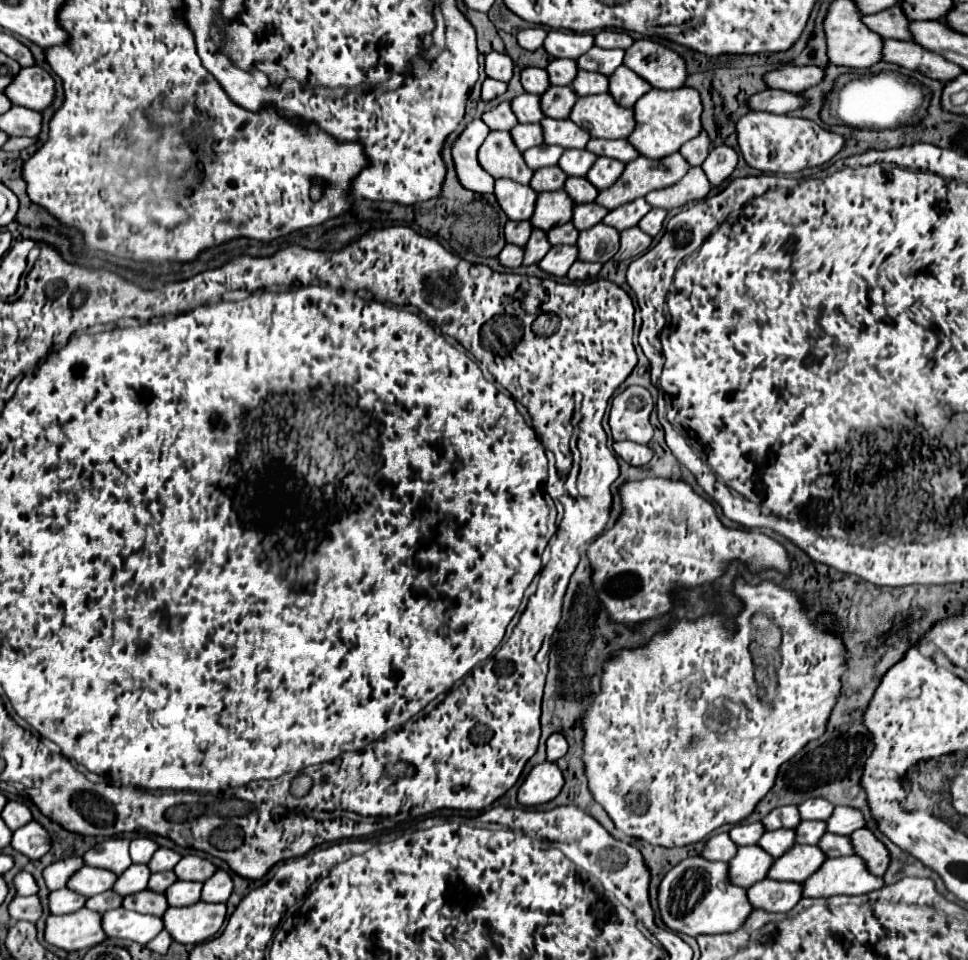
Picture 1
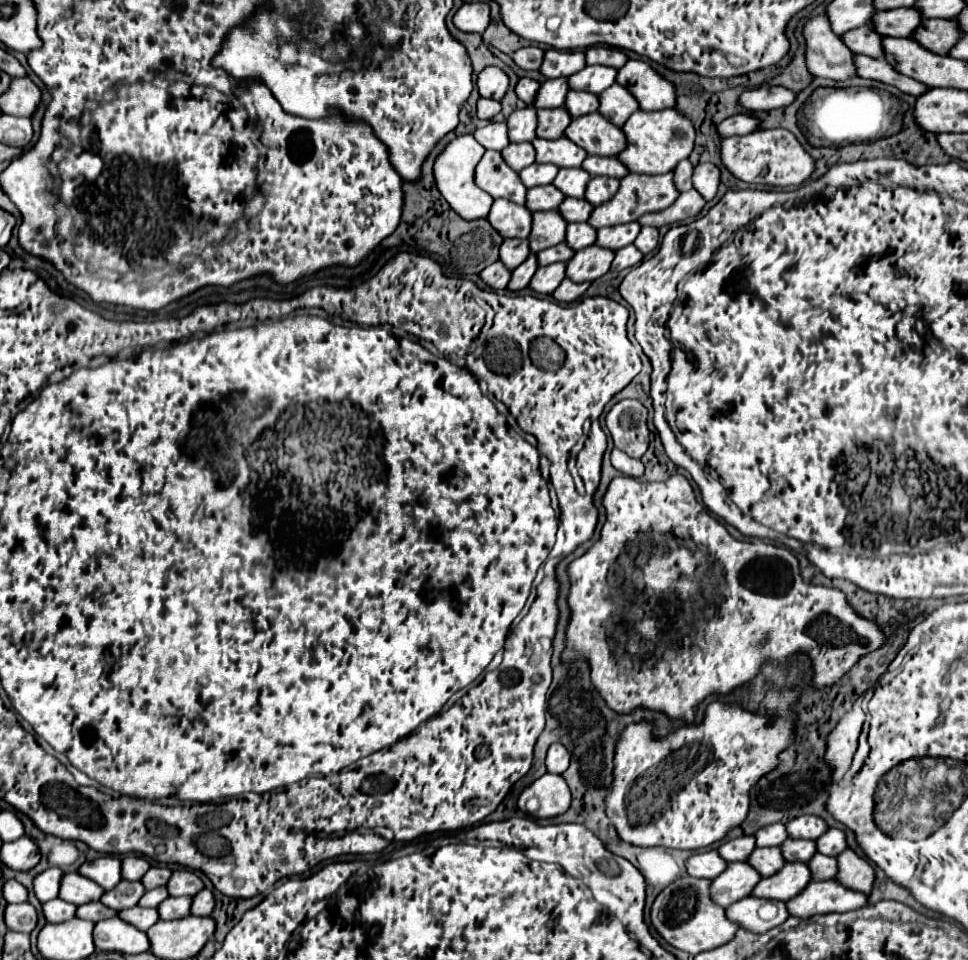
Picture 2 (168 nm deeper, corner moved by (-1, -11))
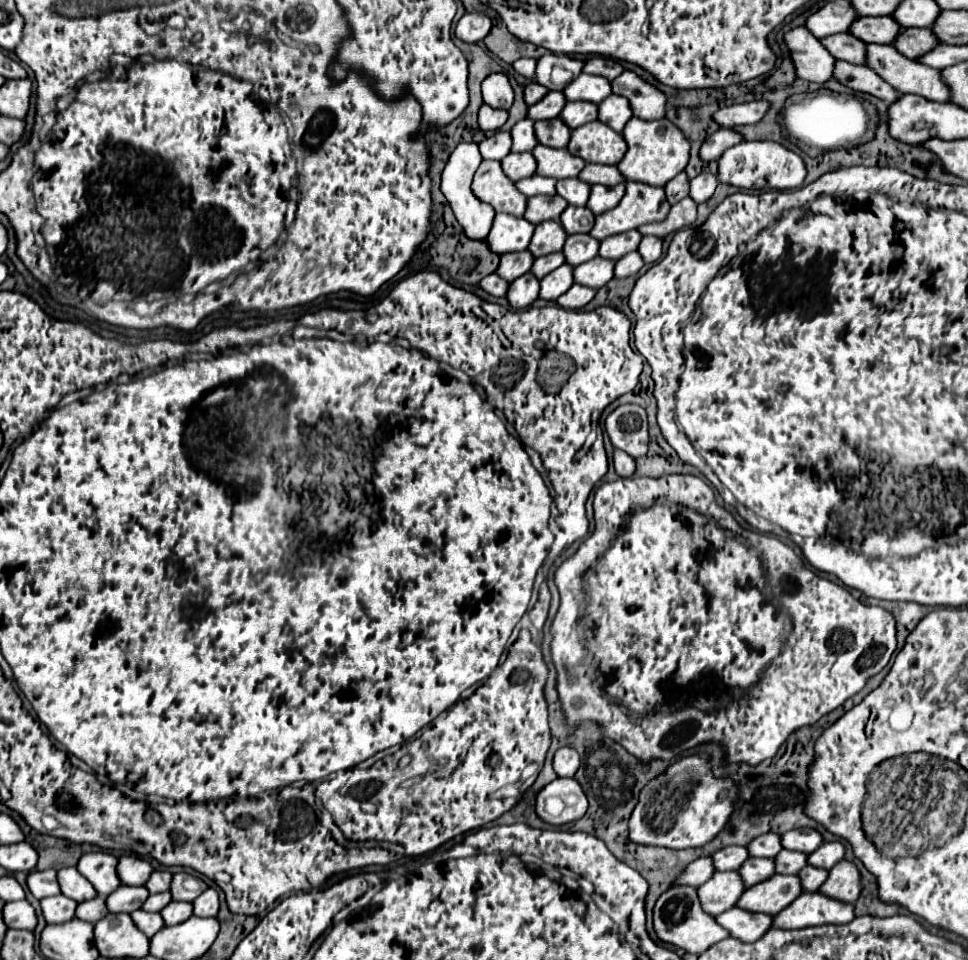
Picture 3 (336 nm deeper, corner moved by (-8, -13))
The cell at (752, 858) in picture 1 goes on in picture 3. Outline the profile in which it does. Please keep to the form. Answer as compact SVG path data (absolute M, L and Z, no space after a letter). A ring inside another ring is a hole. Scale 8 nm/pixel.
M725 871L725 873L715 873L715 877L711 877L707 883L703 883L697 889L699 889L699 901L703 911L715 917L735 907L745 887L737 871Z

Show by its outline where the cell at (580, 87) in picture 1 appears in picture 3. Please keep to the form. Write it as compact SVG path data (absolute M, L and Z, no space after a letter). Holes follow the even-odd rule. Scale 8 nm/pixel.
M573 101L567 103L559 115L559 119L569 127L569 129L577 129L589 121L597 119L597 105L595 103L587 103L587 101Z

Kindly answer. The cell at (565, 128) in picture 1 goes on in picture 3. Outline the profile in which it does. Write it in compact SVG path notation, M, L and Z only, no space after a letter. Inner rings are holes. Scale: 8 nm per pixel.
M537 145L533 149L533 157L537 161L537 173L543 177L569 179L577 177L585 167L585 161L571 155L567 149L553 149L545 145Z

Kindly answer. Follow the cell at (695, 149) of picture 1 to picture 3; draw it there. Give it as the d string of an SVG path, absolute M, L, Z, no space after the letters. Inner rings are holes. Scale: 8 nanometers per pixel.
M679 173L677 177L673 177L667 185L665 185L665 195L667 195L667 201L673 205L677 201L681 201L683 197L689 195L689 179L685 173Z

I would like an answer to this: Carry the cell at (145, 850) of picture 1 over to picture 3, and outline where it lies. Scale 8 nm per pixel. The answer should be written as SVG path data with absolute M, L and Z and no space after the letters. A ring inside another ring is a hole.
M121 855L117 873L121 883L125 885L145 885L149 875L153 873L153 867L149 861L137 857L137 855Z

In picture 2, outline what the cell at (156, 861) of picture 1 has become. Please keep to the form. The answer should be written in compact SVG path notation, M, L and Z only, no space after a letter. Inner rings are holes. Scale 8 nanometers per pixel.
M150 867L148 873L142 877L142 883L146 889L154 889L154 887L166 885L170 875L172 875L172 871L168 867Z

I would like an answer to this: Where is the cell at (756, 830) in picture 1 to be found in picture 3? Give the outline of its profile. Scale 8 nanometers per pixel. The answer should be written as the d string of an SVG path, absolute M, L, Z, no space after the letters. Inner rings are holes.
M723 847L715 855L711 855L717 871L735 871L749 857L745 847Z

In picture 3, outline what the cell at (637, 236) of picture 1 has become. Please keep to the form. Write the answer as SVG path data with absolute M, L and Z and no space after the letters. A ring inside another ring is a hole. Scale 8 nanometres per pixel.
M633 251L633 253L627 253L625 257L621 257L617 263L615 263L615 277L623 279L623 277L629 277L629 275L635 275L639 273L639 269L643 267L643 257Z

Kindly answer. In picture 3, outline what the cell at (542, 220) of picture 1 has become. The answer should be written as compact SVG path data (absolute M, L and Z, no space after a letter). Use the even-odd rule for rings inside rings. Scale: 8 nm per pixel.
M543 221L535 227L535 235L531 239L529 251L533 257L543 257L549 253L557 253L563 249L567 233L563 231L559 221Z

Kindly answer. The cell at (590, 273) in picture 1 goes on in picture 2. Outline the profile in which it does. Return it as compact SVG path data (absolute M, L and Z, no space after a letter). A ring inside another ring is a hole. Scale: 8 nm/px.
M564 279L552 295L554 295L554 299L558 299L562 303L572 303L572 301L580 299L586 293L588 285L590 285L588 281L586 283L574 283L572 279Z

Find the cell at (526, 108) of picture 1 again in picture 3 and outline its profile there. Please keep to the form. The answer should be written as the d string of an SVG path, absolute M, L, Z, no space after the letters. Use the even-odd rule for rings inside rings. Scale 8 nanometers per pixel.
M523 119L519 123L515 123L515 127L511 129L511 137L513 137L513 153L523 153L523 151L533 151L537 145L535 133L533 133L533 121L531 119Z

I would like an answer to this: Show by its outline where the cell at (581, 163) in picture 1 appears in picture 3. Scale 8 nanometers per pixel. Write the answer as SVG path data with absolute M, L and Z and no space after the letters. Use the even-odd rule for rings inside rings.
M561 179L557 181L557 193L575 207L587 205L589 199L589 185L583 183L581 179Z

